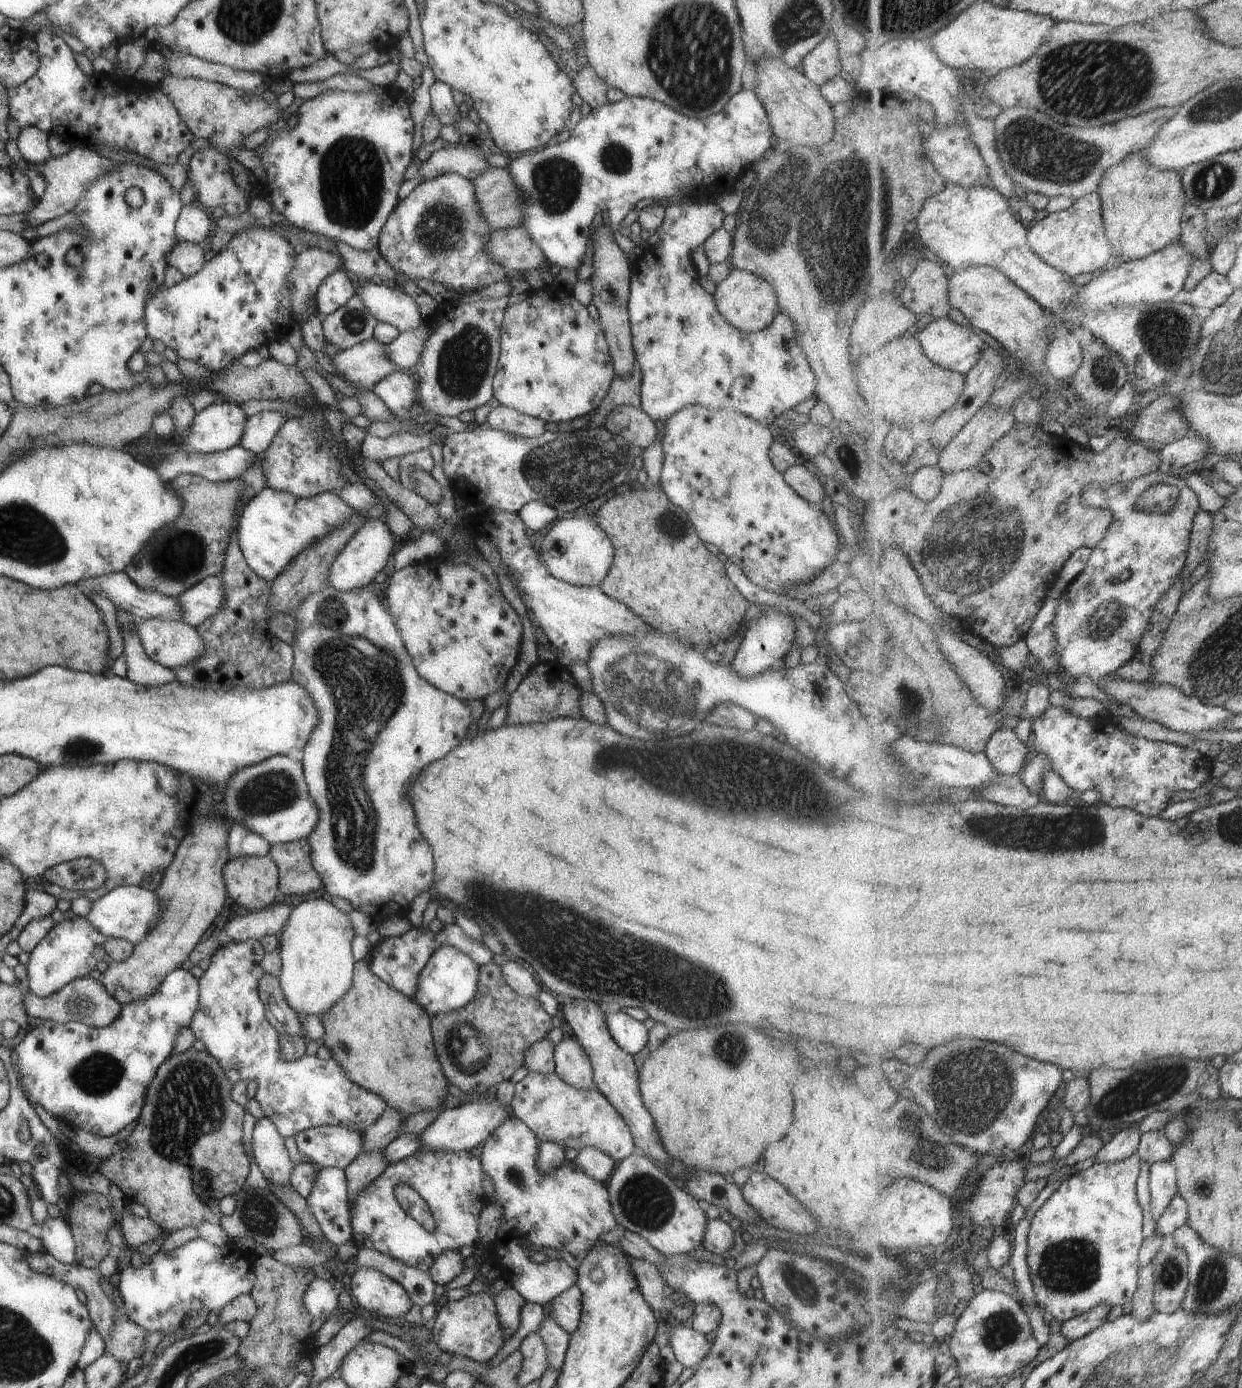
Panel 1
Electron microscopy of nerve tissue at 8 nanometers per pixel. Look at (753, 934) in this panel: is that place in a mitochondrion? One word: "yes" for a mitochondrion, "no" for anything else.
no

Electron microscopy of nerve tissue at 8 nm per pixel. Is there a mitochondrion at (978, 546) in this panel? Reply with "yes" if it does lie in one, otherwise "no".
yes

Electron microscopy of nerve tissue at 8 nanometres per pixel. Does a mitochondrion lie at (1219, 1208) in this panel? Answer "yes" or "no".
no

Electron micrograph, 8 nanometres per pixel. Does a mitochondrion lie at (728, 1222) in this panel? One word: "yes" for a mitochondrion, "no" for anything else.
no

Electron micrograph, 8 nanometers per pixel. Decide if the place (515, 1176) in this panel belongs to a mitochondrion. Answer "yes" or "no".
yes

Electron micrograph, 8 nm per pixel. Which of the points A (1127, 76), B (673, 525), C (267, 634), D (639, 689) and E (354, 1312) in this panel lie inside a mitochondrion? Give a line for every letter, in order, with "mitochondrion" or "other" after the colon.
A: mitochondrion
B: mitochondrion
C: other
D: mitochondrion
E: other

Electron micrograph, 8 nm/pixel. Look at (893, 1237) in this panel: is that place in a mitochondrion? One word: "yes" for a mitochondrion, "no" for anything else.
no

